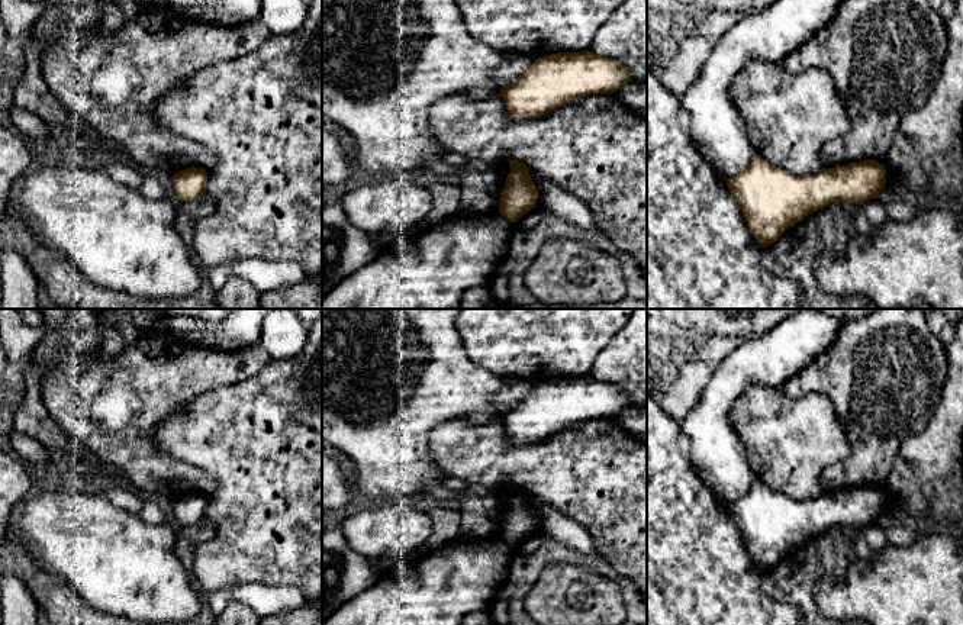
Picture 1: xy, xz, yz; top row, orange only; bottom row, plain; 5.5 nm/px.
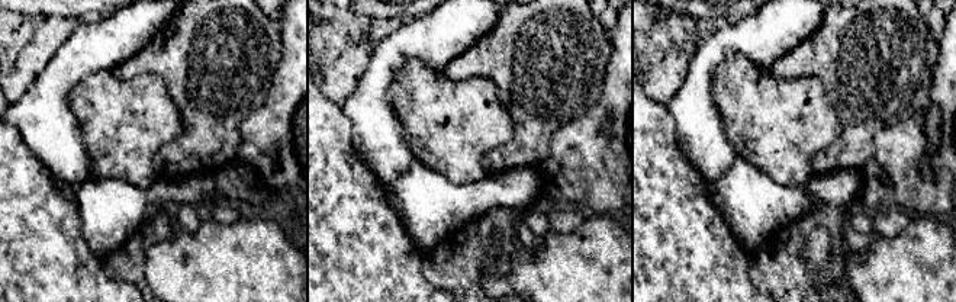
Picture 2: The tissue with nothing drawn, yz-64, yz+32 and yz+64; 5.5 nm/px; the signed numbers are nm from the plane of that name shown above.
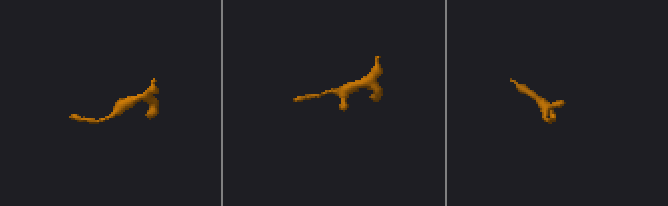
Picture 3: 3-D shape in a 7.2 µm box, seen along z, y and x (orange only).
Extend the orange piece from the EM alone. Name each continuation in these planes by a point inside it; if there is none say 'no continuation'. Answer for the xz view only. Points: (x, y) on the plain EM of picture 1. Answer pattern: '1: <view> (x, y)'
no continuation

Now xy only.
no continuation

